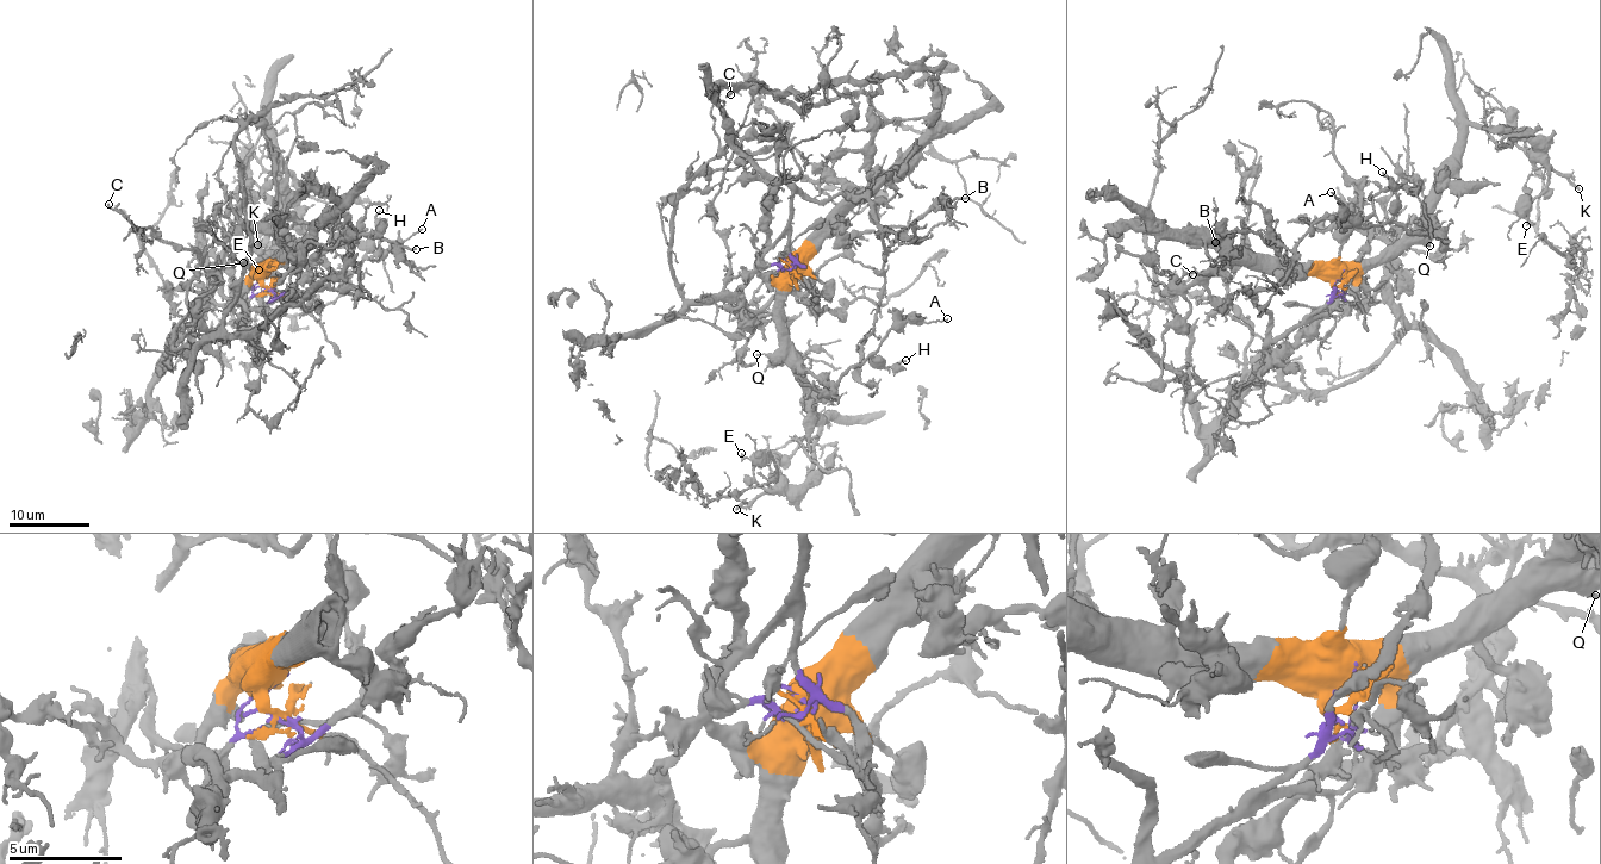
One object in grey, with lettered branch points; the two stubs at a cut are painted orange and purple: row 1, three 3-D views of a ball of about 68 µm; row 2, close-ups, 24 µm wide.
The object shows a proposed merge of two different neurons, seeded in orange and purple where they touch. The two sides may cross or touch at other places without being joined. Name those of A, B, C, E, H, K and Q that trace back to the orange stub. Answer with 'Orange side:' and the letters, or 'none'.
Orange side: A, B, E, H, K, Q

